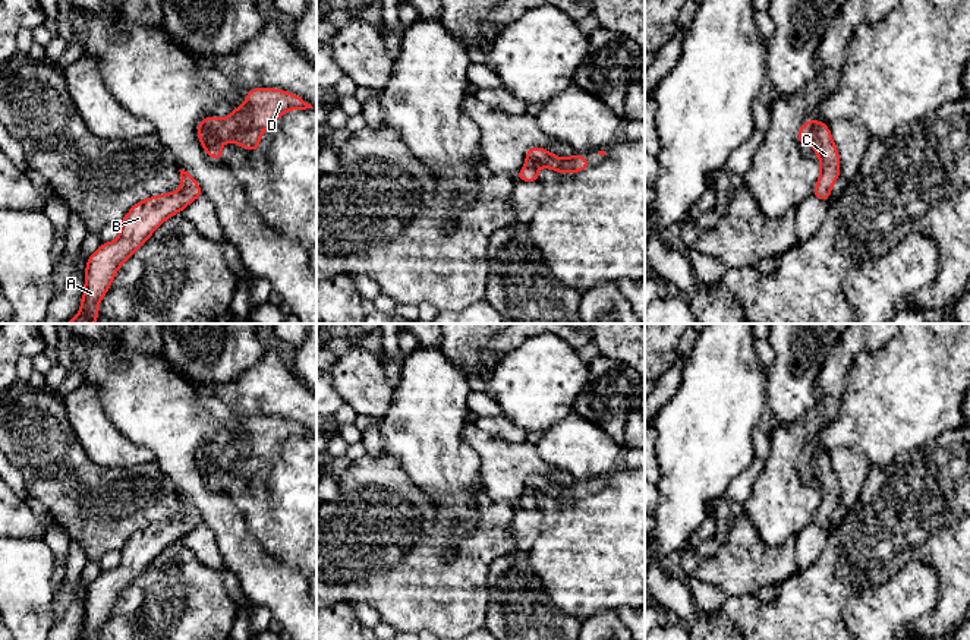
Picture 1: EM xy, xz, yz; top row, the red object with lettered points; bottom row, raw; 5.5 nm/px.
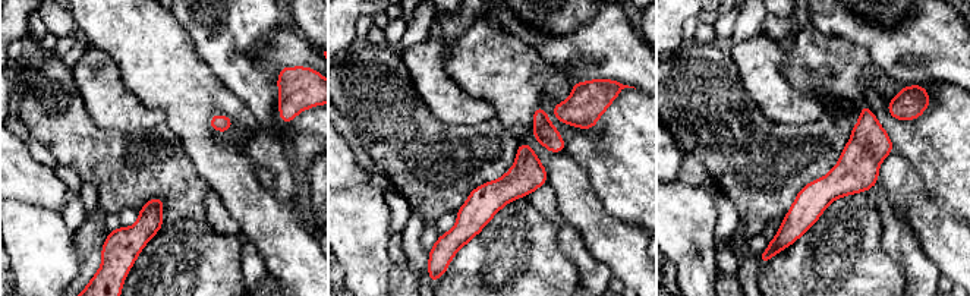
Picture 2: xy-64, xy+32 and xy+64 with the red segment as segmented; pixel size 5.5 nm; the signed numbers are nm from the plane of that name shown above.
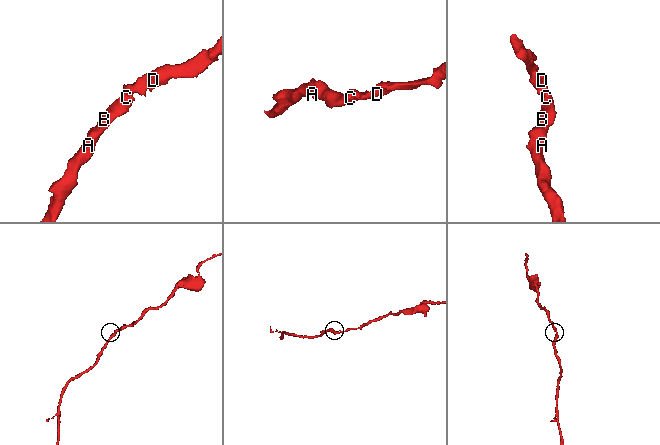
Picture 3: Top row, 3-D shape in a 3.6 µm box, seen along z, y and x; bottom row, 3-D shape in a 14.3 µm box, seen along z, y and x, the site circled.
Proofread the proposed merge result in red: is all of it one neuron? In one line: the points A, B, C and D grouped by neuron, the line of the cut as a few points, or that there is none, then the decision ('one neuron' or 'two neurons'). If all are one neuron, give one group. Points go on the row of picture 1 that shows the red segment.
A B C D; no cut; one neuron

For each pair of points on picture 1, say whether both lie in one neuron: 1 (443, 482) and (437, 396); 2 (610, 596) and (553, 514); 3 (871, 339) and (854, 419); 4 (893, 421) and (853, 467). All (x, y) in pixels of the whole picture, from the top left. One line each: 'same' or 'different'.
1: same
2: same
3: same
4: different

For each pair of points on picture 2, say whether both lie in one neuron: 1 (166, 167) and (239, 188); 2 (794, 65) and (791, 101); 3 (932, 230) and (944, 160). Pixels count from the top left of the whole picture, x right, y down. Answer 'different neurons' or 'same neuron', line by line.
1: different neurons
2: different neurons
3: different neurons

